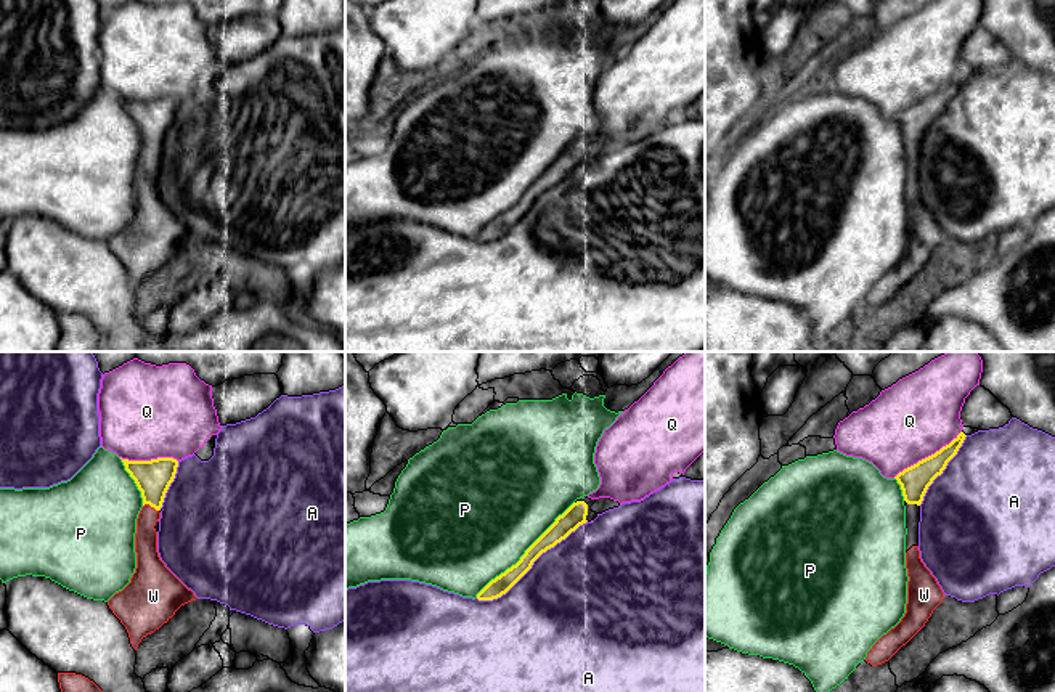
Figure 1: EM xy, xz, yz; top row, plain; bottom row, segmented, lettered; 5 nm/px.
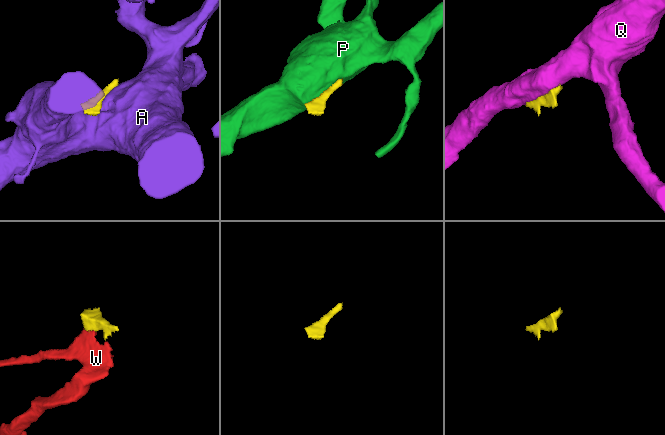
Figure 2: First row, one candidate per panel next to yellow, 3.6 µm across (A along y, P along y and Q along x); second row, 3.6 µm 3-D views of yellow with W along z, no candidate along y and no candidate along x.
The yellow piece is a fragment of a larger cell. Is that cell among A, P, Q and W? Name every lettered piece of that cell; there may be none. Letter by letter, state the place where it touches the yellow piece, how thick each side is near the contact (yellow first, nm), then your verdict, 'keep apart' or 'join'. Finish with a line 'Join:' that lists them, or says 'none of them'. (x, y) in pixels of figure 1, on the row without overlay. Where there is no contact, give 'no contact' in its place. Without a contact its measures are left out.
A: contact xz (530, 207); calibres 100 and 500 nm; keep apart
P: contact xz (525, 193); calibres 100 and 480 nm; keep apart
Q: contact yz (928, 97); calibres 150 and 400 nm; keep apart
W: contact xy (151, 146); calibres 180 and 110 nm; join
Join: W

